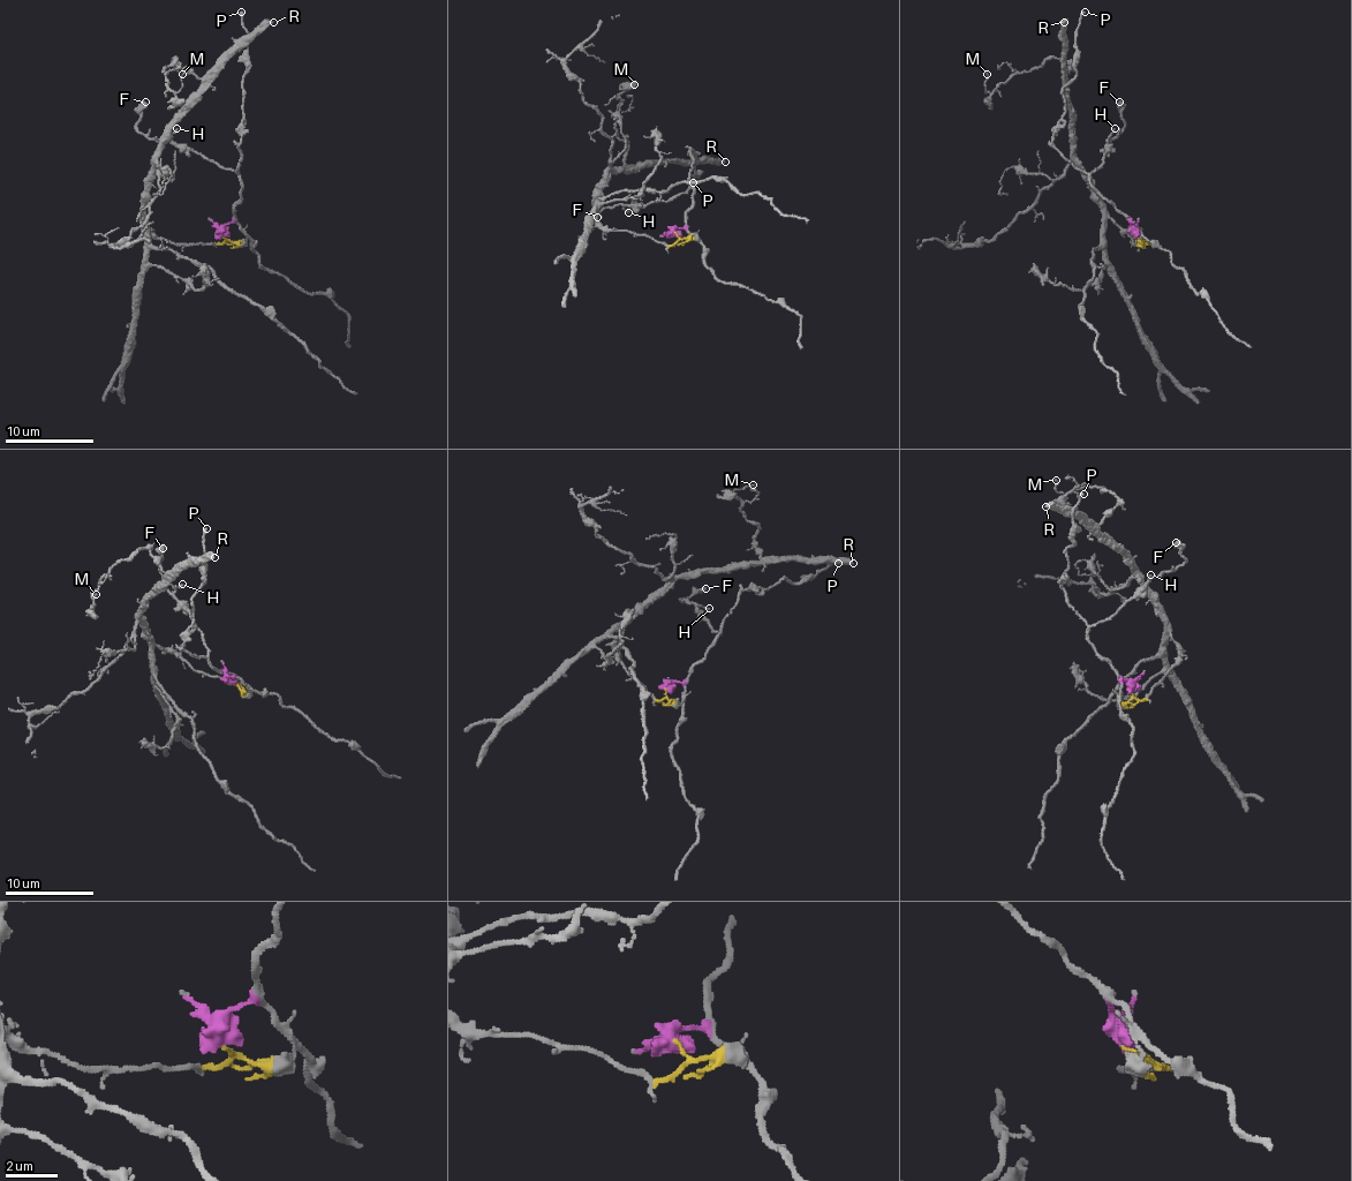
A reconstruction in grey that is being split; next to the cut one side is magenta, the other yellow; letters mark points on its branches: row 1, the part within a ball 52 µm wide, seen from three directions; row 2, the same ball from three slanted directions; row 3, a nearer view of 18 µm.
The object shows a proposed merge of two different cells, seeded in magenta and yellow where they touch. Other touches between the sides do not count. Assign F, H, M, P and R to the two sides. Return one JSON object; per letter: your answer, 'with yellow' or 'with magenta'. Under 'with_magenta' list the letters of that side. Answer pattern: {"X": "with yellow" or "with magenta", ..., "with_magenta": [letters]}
{"F": "with magenta", "H": "with magenta", "M": "with yellow", "P": "with magenta", "R": "with yellow", "with_magenta": ["F", "H", "P"]}

